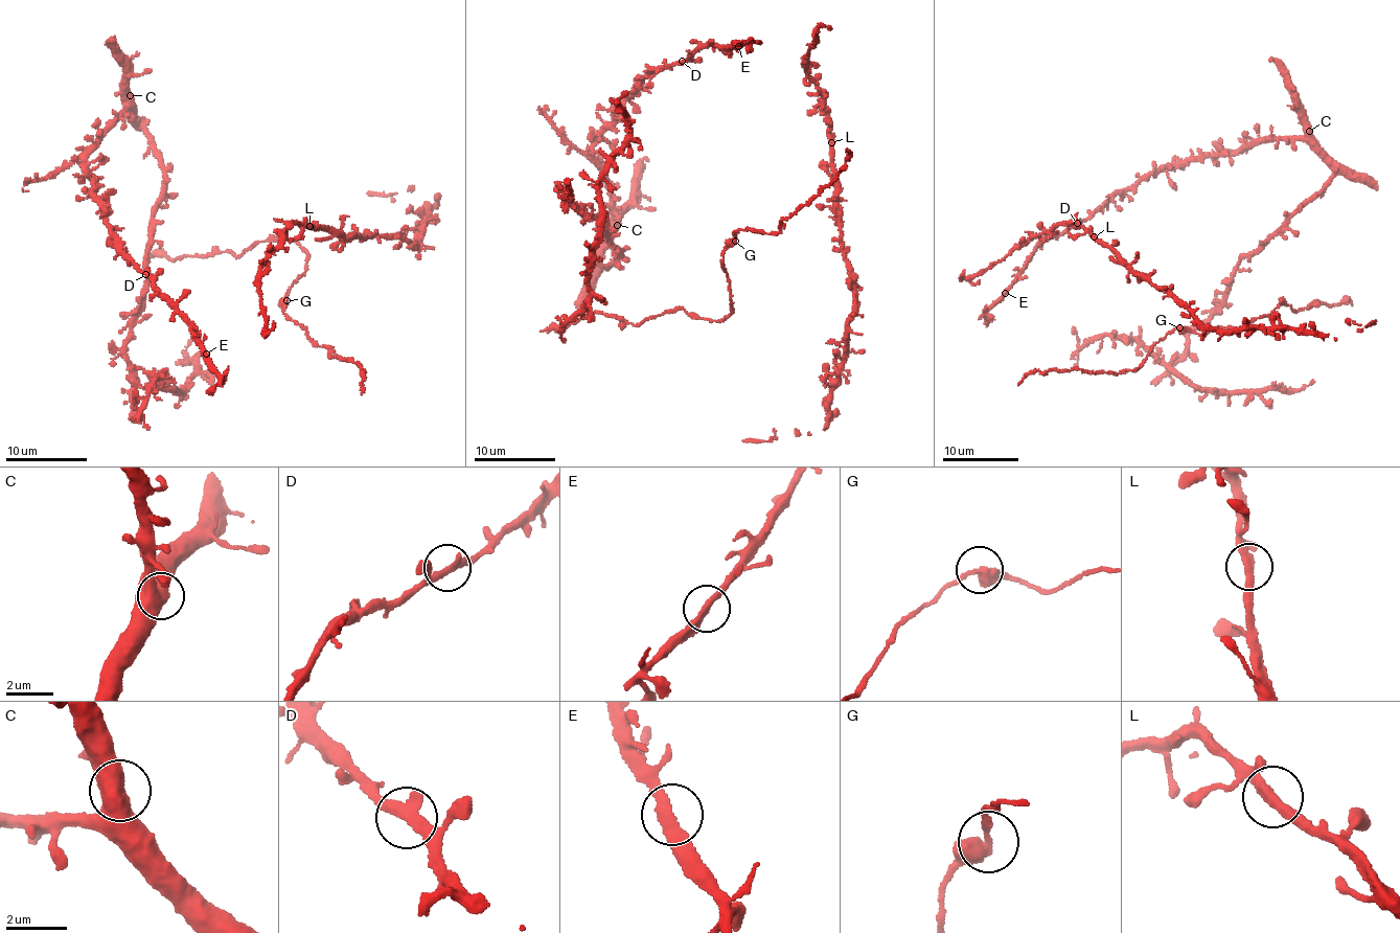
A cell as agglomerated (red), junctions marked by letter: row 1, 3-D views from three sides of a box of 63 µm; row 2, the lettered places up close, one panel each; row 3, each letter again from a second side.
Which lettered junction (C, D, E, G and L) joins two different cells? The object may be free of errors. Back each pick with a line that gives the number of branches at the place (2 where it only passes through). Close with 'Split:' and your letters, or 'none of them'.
Split: none of them

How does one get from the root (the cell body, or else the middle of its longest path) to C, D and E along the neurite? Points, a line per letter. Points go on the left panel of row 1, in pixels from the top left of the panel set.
C: (110, 225), (105, 209), (95, 195), (97, 182), (83, 166), (130, 95)
D: (110, 225), (123, 251), (145, 274)
E: (110, 225), (123, 251), (130, 254), (139, 269), (148, 272), (160, 293), (177, 303), (206, 354)

